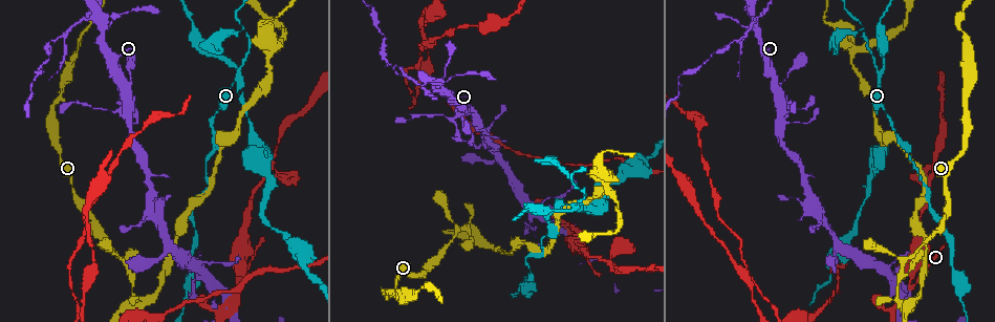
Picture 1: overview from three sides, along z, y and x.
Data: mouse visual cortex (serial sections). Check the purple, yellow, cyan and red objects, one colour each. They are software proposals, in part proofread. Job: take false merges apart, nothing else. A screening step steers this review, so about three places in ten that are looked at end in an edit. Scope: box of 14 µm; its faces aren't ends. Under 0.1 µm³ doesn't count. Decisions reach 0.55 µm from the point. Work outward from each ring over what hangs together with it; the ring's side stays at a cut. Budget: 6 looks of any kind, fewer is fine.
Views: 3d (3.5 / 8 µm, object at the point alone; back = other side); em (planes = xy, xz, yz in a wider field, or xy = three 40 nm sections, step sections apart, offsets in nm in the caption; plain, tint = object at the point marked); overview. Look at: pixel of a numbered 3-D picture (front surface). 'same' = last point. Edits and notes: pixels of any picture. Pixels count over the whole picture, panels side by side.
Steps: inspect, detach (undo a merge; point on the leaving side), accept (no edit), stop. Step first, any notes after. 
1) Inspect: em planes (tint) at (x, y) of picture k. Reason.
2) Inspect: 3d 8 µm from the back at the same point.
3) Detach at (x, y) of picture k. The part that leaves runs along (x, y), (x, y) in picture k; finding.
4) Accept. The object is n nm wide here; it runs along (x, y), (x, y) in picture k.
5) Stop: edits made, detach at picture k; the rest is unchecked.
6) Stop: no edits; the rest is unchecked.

Inspect: 3d 3.5 µm at (93, 17) of picture 1. Four or more arms meet.

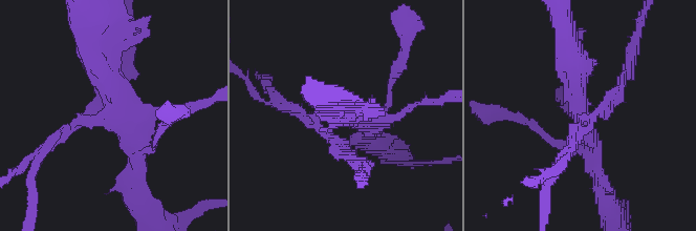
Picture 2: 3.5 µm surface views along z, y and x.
Inspect: em xy step 3 (tint) at (576, 116) of picture 2.

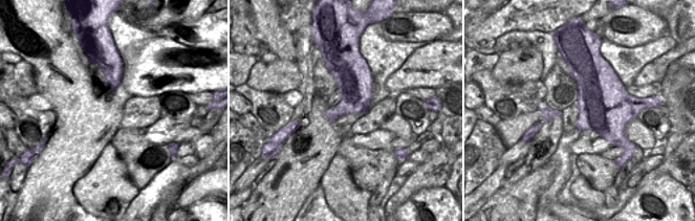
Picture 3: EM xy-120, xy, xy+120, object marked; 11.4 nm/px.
Inspect: em xy step 2 (tint) at the same point.

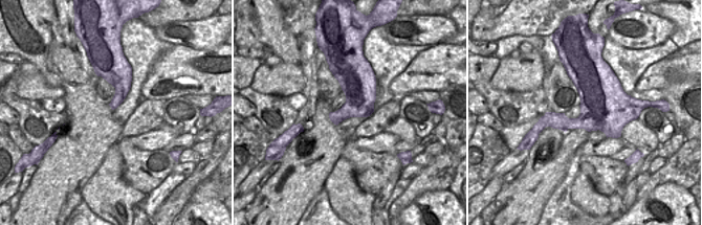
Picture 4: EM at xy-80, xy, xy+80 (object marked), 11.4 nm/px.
Detach at (335, 143) of picture 2. The part that leaves runs along (305, 114), (292, 106), (263, 101), (257, 93) in picture 2; a second cell is stuck on.

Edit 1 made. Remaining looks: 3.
Inspect: 3d 8 µm at (234, 299) of picture 1. Two arms in line, one across.

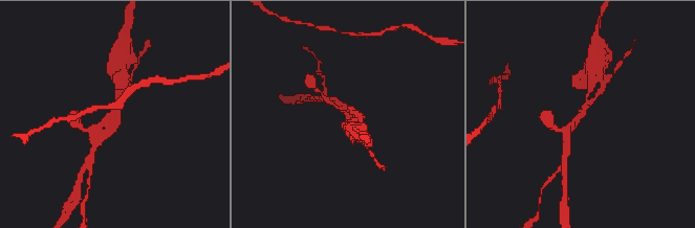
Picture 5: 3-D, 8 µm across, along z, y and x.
Inspect: 3d 3.5 µm at (113, 115) of picture 5. Closer look.

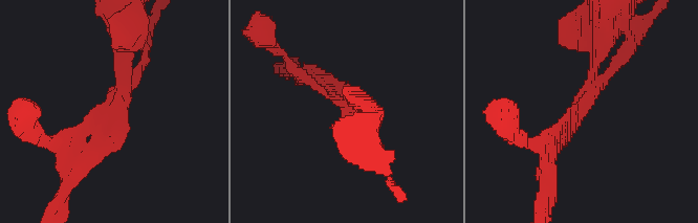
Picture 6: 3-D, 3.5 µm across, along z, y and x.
Inspect: em xy step 2 (tint) at (581, 111) of picture 6. 3 arms meet here; the arms are 150, 150, 200 nm wide; need the tissue.

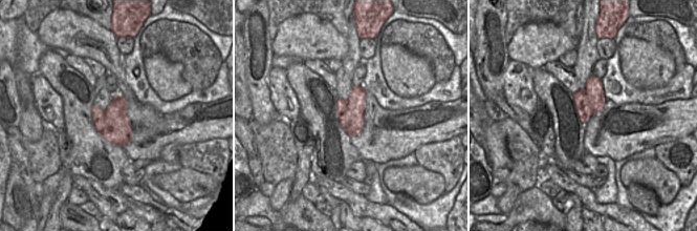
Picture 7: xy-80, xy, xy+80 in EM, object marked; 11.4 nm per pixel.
Detach at (591, 34) of picture 6. The object is 320 nm wide here; a border runs along (584, 89), (591, 105), (592, 114) in picture 7; a second cell is stuck on.

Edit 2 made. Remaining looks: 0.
Stop: edits made, detach at picture 2, detach at picture 6; the rest is unchecked.

